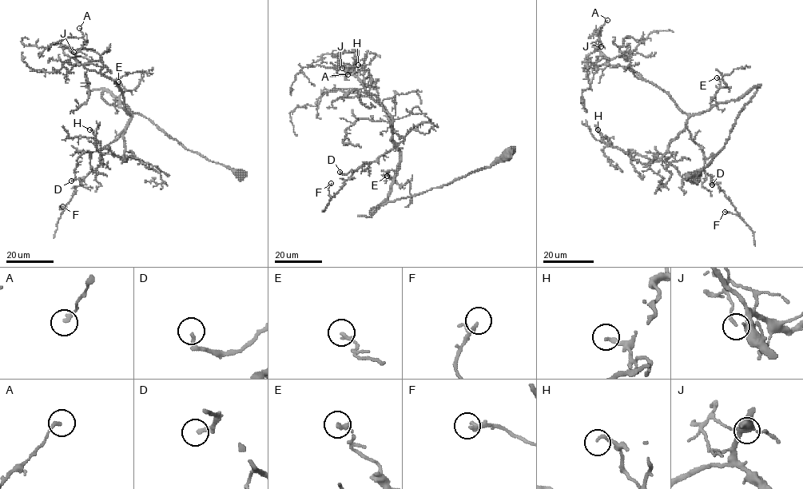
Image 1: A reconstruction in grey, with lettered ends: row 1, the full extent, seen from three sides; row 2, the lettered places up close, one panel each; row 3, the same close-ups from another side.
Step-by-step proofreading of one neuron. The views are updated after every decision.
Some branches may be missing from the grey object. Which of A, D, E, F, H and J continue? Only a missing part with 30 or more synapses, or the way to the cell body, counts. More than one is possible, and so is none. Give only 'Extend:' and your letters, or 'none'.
Extend: none

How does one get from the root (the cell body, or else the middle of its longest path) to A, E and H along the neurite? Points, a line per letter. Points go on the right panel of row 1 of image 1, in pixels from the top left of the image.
A: (693, 175), (723, 148), (757, 88), (740, 98), (685, 113), (658, 88), (609, 62), (598, 35), (607, 20)
E: (693, 175), (723, 148), (757, 90), (712, 105), (721, 84), (717, 77)
H: (693, 175), (723, 148), (757, 88), (692, 114), (658, 160), (610, 147), (598, 129)

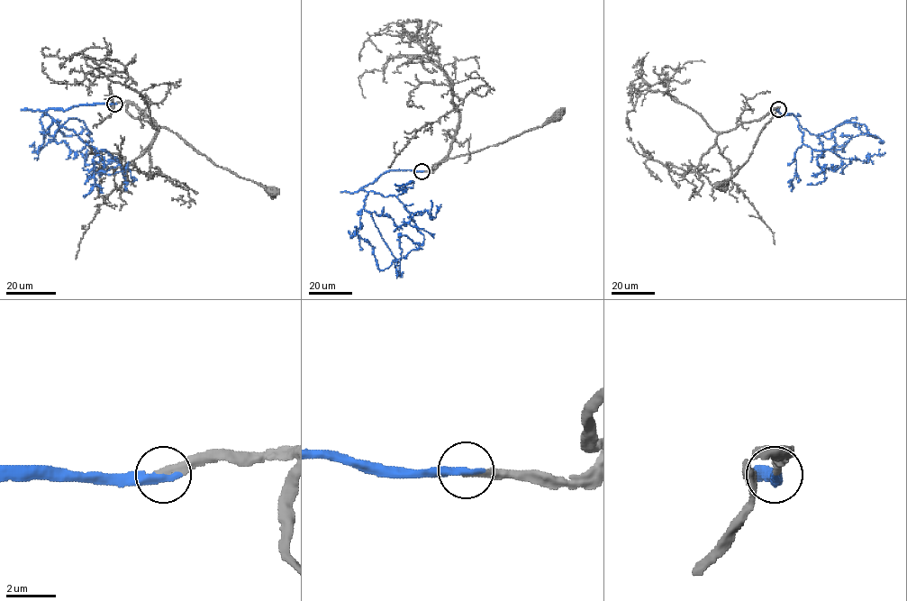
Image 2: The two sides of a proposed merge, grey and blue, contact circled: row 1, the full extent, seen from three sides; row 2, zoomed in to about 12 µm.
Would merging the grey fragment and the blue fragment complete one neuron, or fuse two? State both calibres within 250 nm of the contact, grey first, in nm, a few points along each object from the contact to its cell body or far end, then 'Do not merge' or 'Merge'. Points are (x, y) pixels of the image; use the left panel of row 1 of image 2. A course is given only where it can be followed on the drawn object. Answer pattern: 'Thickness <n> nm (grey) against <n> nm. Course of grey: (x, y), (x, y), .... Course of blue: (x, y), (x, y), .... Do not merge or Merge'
Thickness 320 nm (grey) against 380 nm. Course of grey: (114, 104), (128, 102), (127, 111), (134, 117), (168, 129), (216, 165), (269, 186), (271, 190). Course of blue: (114, 104), (76, 104), (46, 111), (86, 144), (95, 150), (105, 150), (116, 159), (86, 164), (86, 153). Merge

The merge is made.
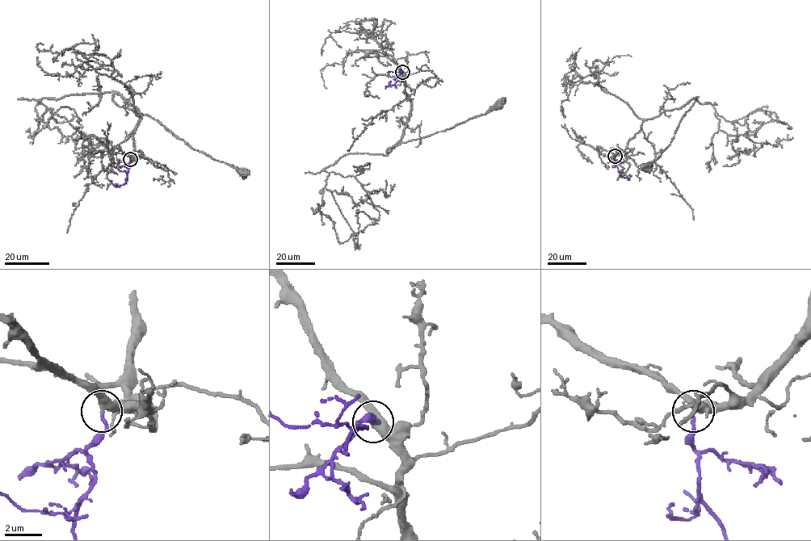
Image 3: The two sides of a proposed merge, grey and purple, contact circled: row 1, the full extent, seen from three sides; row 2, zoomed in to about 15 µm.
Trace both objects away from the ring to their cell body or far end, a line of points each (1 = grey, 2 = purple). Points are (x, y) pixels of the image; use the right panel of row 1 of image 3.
1: (615, 156), (627, 146), (645, 119), (678, 109), (695, 98), (671, 142), (657, 159), (645, 165), (647, 166)
2: (615, 156), (615, 165), (619, 174), (628, 179), (629, 174)

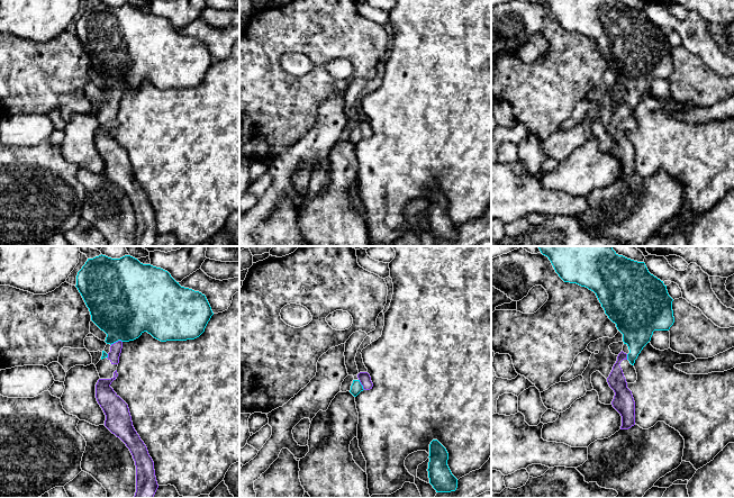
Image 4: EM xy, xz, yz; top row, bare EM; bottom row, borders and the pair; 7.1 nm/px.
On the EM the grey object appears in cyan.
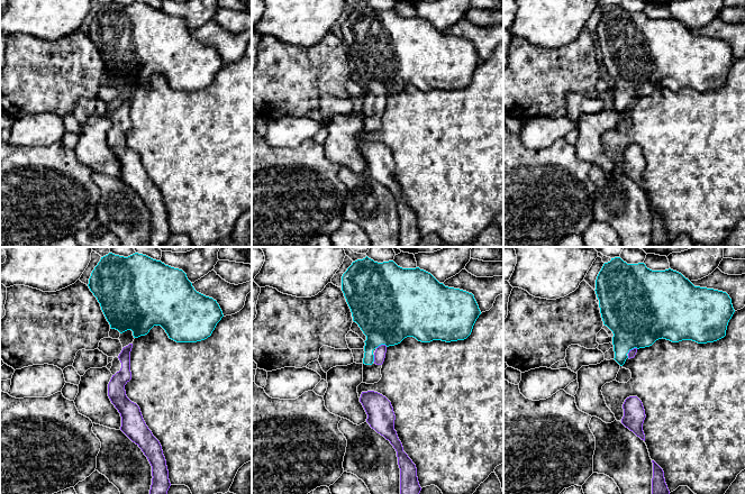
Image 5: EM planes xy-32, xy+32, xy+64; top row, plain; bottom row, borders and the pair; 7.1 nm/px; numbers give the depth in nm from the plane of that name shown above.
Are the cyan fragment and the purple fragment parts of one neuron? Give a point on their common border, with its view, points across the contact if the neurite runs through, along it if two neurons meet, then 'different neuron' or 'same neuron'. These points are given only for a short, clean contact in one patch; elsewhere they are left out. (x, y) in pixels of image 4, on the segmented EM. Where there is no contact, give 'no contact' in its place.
xy (116, 341) | across xy (124, 307), (124, 317), (116, 341), (115, 352) | same neuron

